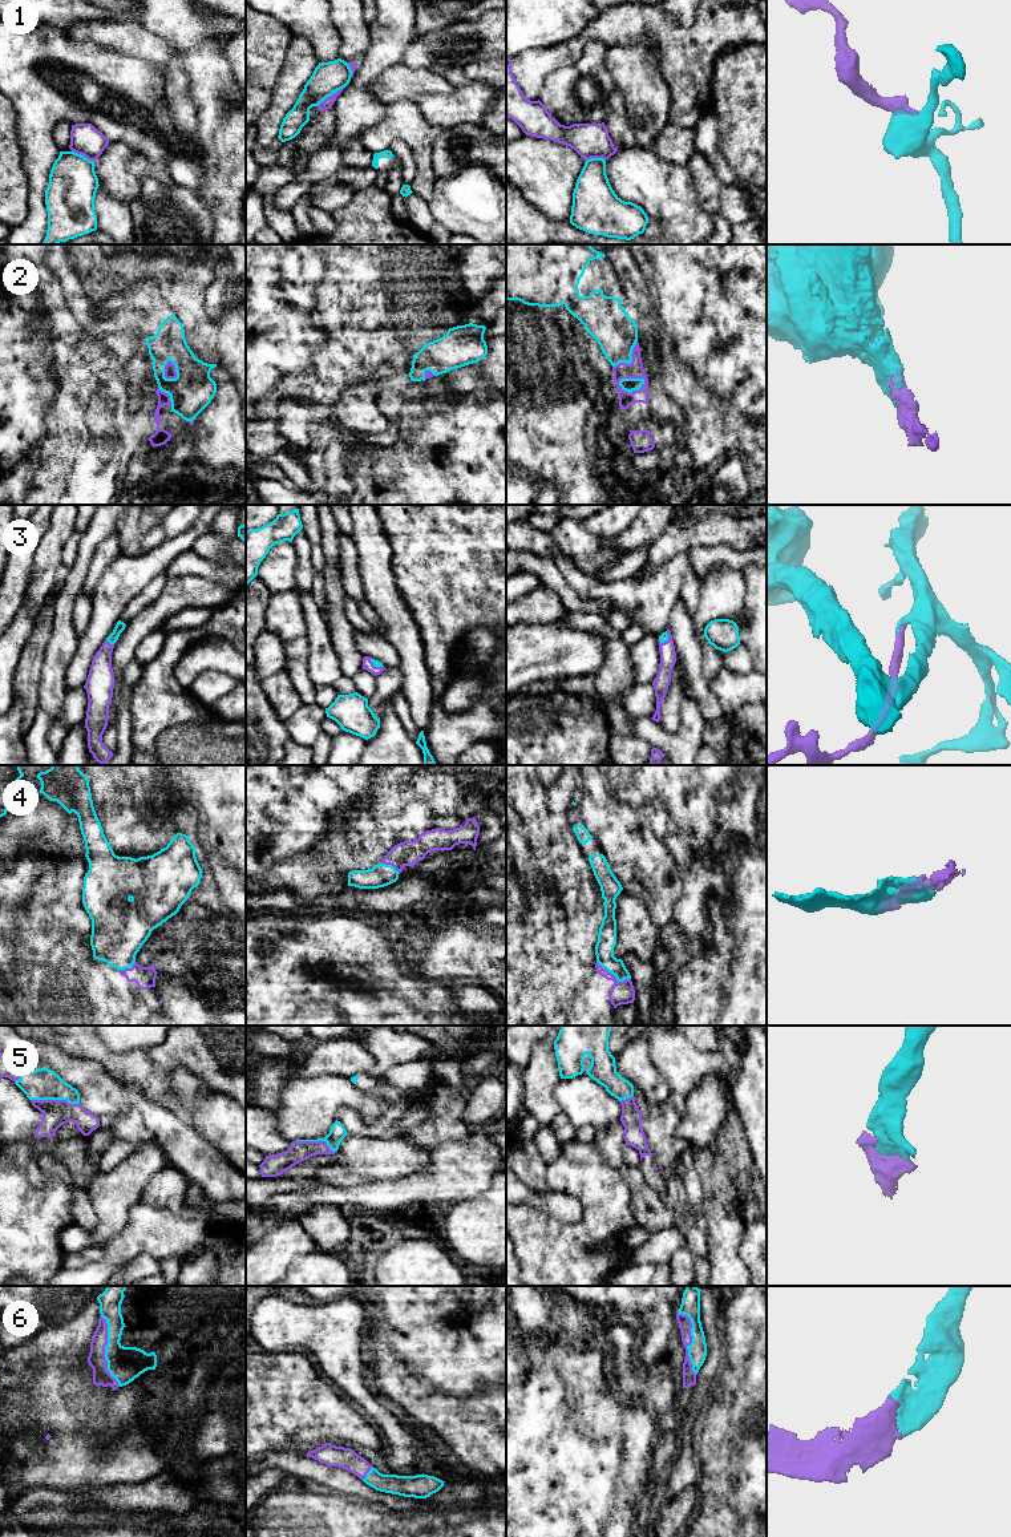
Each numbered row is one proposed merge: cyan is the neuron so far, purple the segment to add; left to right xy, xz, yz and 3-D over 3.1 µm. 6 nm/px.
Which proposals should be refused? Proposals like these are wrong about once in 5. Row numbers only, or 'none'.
1

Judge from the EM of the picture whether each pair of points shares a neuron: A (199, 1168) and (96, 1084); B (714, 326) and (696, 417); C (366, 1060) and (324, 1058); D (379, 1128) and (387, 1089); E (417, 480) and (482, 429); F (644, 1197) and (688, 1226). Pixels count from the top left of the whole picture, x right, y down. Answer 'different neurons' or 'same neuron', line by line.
A: same neuron
B: same neuron
C: same neuron
D: same neuron
E: same neuron
F: different neurons

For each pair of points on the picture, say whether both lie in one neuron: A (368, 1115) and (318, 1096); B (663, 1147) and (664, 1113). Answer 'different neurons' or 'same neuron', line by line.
A: same neuron
B: same neuron

